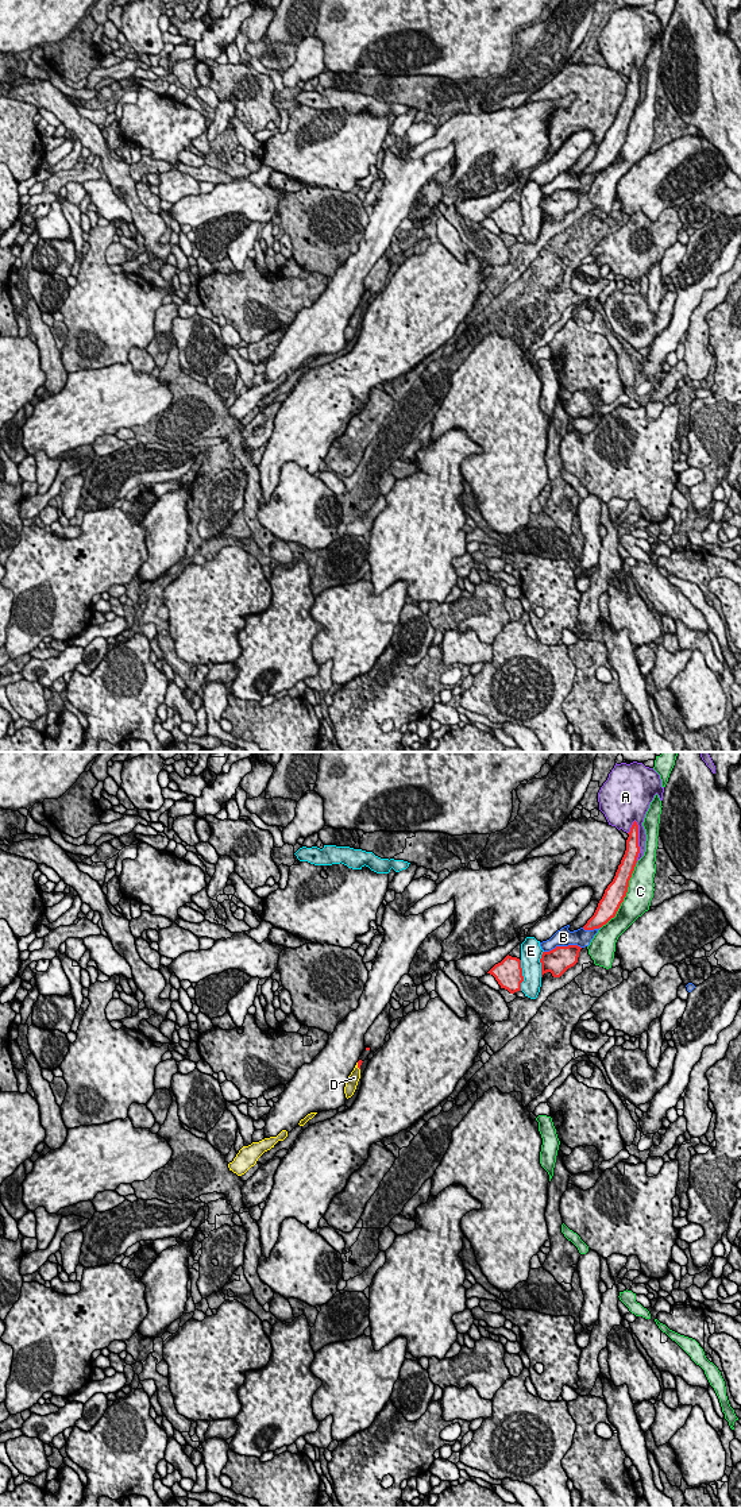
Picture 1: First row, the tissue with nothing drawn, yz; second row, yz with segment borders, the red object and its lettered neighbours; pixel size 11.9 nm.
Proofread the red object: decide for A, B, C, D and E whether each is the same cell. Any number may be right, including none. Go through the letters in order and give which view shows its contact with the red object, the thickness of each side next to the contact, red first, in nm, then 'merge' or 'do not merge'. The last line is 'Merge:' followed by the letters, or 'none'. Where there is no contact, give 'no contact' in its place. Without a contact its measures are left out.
A: contact in yz; calibres 170 and 140 nm; do not merge
B: contact in yz; calibres 300 and 220 nm; do not merge
C: contact in yz; calibres 240 and 320 nm; do not merge
D: contact in yz; calibres 60 and 130 nm; merge
E: contact in yz; calibres 320 and 240 nm; do not merge
Merge: D

